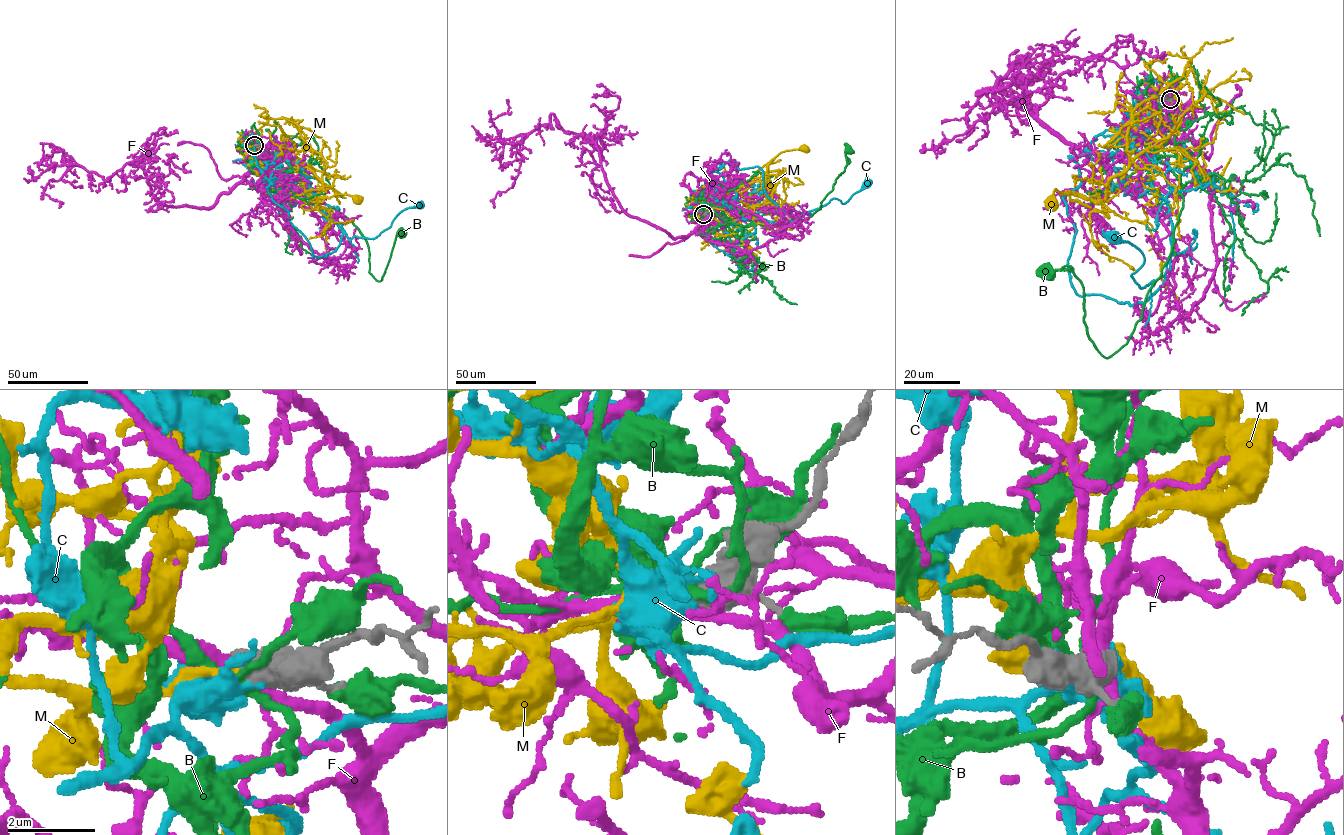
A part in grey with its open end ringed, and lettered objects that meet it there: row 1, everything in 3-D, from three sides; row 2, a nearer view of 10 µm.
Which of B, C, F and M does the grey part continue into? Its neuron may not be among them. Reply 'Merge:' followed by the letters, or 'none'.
Merge: M

